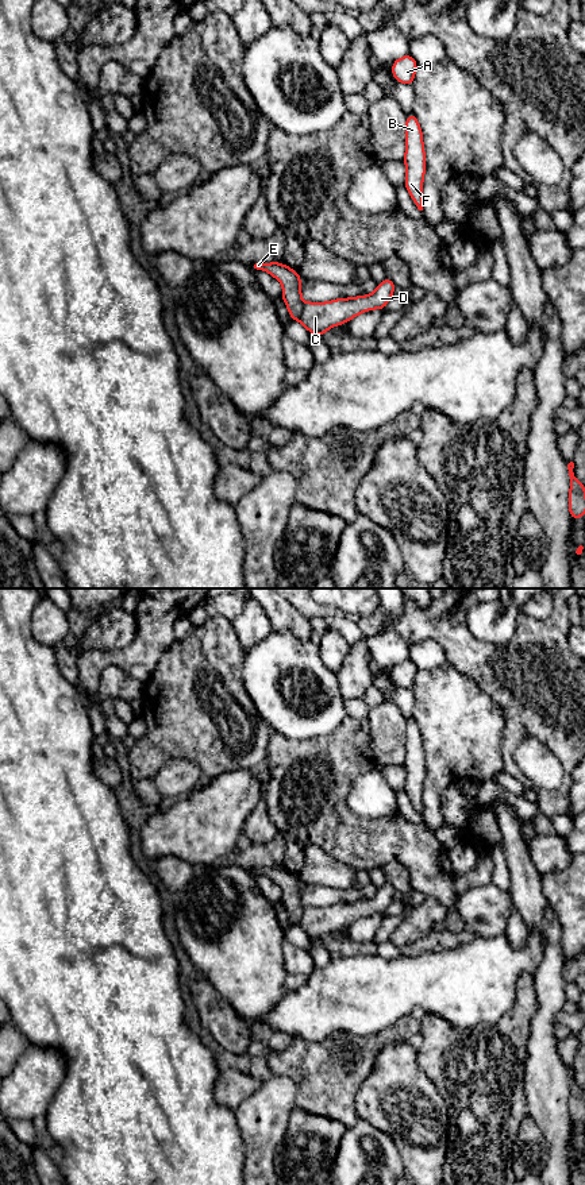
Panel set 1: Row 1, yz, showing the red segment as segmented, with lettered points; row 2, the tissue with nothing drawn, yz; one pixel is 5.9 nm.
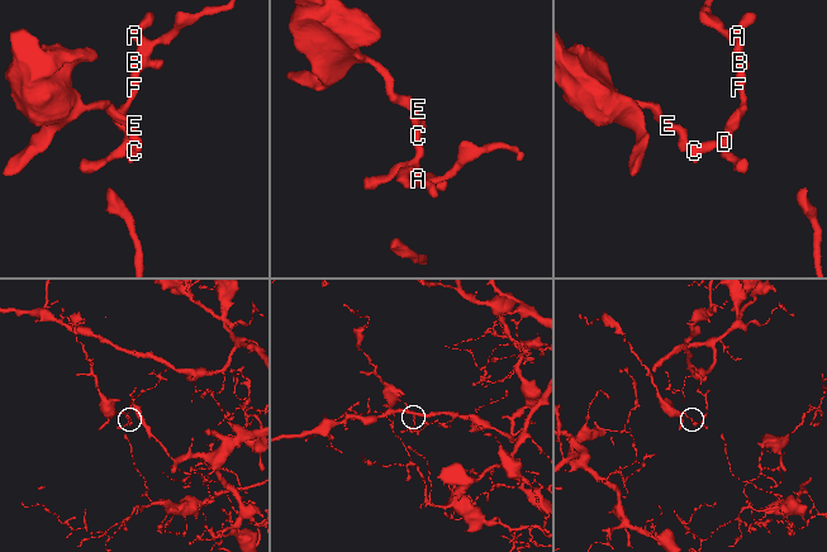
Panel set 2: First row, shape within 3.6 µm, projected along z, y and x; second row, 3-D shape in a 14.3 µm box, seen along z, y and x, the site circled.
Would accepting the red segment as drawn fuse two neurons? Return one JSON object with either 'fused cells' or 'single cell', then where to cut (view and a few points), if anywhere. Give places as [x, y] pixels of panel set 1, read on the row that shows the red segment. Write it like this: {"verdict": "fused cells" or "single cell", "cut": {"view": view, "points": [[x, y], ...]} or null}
{"verdict": "fused cells", "cut": {"view": "yz", "points": [[304, 304], [299, 319]]}}

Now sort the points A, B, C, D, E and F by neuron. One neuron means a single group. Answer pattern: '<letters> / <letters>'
A B C D F / E

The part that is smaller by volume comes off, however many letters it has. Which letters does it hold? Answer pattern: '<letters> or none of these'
E

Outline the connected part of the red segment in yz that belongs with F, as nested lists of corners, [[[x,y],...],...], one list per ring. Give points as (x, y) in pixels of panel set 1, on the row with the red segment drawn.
[[[415,113],[407,115],[405,123],[407,150],[403,162],[407,166],[404,186],[408,189],[415,205],[423,211],[423,177],[426,174],[426,154],[423,132]]]

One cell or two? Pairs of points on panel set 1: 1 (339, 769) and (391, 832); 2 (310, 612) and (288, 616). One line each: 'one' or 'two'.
1: one
2: two

